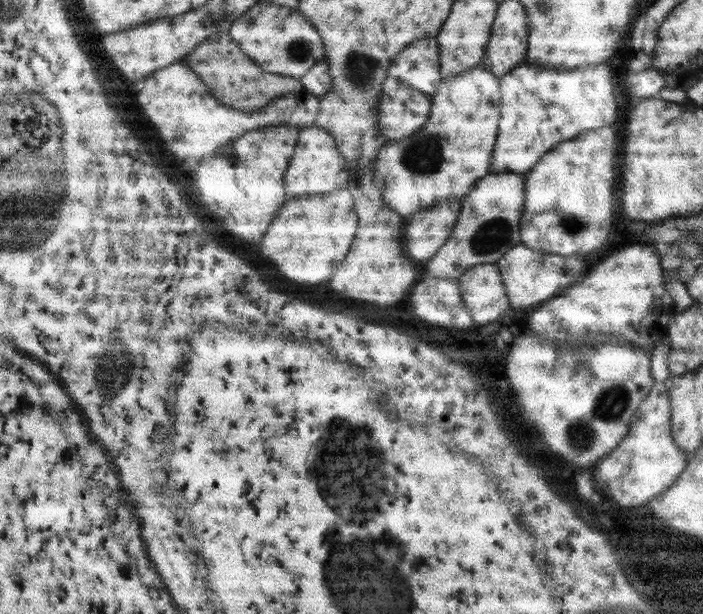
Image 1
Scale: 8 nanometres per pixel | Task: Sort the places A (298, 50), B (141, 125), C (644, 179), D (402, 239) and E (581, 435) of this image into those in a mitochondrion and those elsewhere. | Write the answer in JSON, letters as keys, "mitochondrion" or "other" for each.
{"A":"mitochondrion","B":"other","C":"other","D":"other","E":"mitochondrion"}

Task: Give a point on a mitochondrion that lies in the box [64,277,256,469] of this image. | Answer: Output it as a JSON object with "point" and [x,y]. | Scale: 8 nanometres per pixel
{"point":[107,369]}

